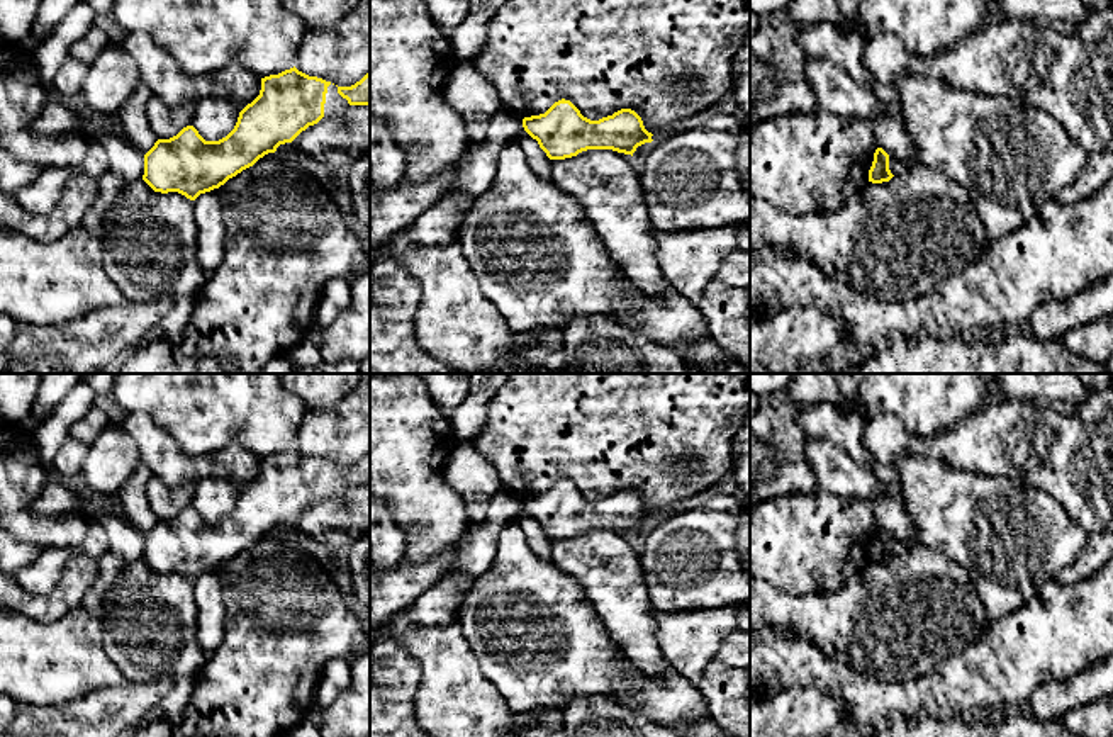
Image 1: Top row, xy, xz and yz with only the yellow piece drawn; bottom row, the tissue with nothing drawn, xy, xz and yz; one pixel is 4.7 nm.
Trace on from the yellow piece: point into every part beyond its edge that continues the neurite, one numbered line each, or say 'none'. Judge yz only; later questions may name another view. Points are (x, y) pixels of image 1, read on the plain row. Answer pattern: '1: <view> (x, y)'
none

